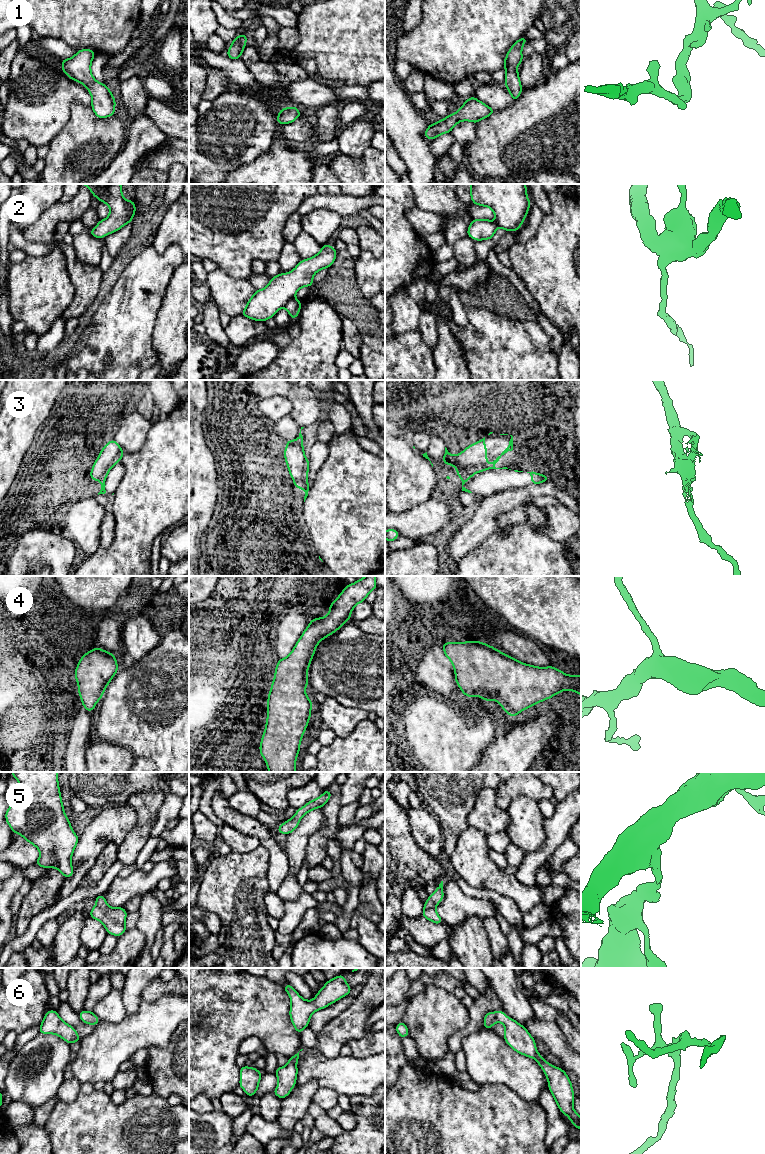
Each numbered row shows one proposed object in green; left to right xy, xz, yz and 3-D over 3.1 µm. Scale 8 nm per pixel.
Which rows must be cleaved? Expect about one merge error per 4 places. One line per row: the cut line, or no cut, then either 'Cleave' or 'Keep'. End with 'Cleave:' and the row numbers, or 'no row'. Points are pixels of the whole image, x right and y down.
1: No split. Keep
2: No split. Keep
3: Split along xz (287, 444), (296, 446), (302, 456), (303, 473), (299, 477). Cleave
4: No split. Keep
5: No split. Keep
6: No split. Keep
Cleave: 3

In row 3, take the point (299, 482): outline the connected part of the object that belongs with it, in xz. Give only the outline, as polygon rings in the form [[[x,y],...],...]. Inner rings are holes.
[[[301,427],[301,430],[302,430],[303,428],[304,428],[304,427]],[[300,430],[300,433],[299,433],[299,437],[298,437],[297,439],[295,439],[295,440],[293,440],[293,441],[290,441],[290,440],[286,439],[286,441],[287,441],[287,445],[294,445],[294,446],[297,446],[297,447],[300,449],[301,454],[302,454],[302,456],[303,456],[303,469],[304,469],[303,474],[302,474],[300,477],[297,477],[297,476],[294,476],[290,470],[289,470],[289,474],[290,474],[290,476],[291,476],[292,479],[293,479],[294,486],[295,486],[296,488],[302,488],[302,489],[304,490],[304,493],[305,493],[304,502],[305,502],[305,500],[306,500],[306,498],[307,498],[307,496],[308,496],[309,490],[310,490],[310,487],[308,486],[309,459],[307,459],[307,458],[305,457],[305,452],[304,452],[304,449],[303,449],[303,436],[302,436],[302,434],[301,434],[301,430]]]

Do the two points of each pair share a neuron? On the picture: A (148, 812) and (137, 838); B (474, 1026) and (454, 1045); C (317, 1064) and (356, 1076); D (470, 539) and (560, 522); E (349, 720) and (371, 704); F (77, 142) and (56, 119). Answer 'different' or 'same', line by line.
A: same
B: same
C: same
D: different
E: different
F: different

